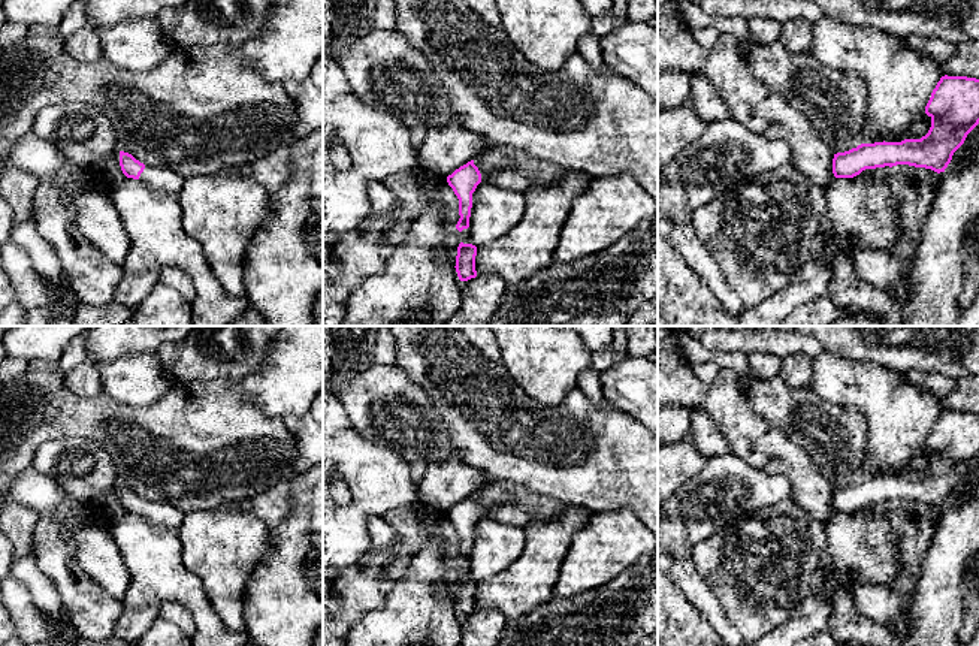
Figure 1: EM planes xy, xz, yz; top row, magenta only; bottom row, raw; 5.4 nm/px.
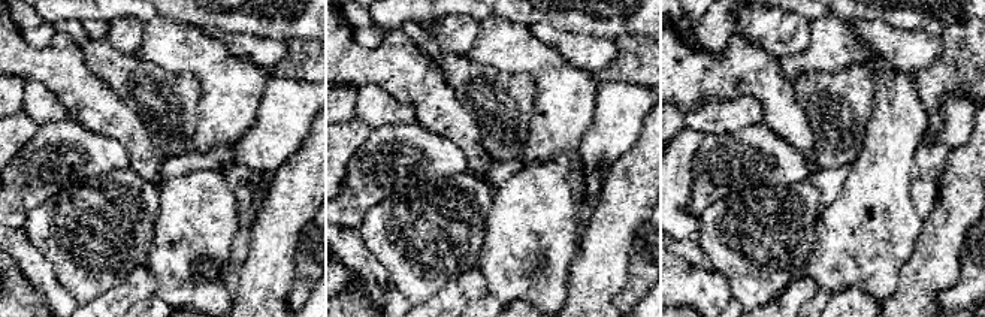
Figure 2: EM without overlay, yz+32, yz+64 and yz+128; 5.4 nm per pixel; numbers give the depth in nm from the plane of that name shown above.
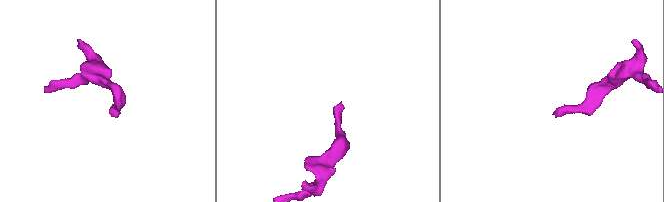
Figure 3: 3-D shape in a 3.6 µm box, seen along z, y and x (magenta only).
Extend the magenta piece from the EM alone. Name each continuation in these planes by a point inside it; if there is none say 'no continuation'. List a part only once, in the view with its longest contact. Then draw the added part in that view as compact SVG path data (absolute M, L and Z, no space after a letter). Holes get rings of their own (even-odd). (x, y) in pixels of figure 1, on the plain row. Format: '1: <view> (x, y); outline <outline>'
1: xy (160, 516); outline M145 501L143 507L139 511L139 516L146 519L155 529L172 531L176 534L179 534L179 528L184 520L184 513L179 510L167 504L151 501Z

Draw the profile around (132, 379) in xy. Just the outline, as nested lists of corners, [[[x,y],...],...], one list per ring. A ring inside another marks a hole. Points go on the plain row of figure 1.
[[[155,353],[121,356],[97,369],[103,392],[135,407],[155,404],[175,383]]]

